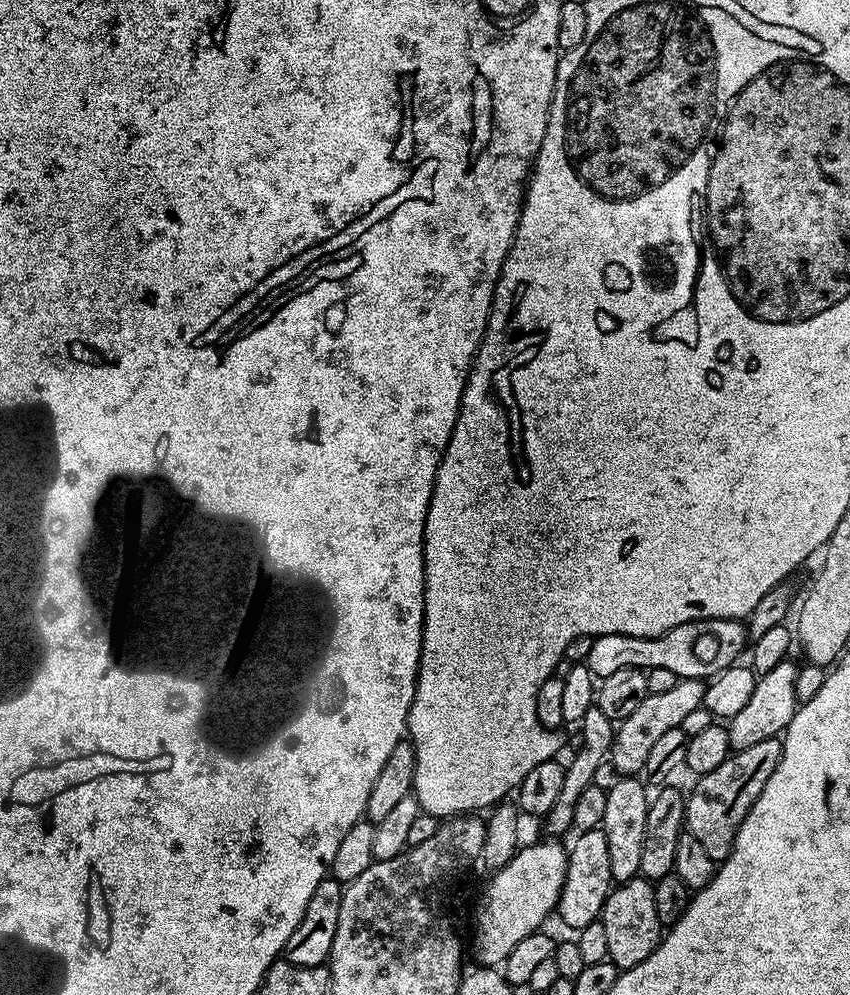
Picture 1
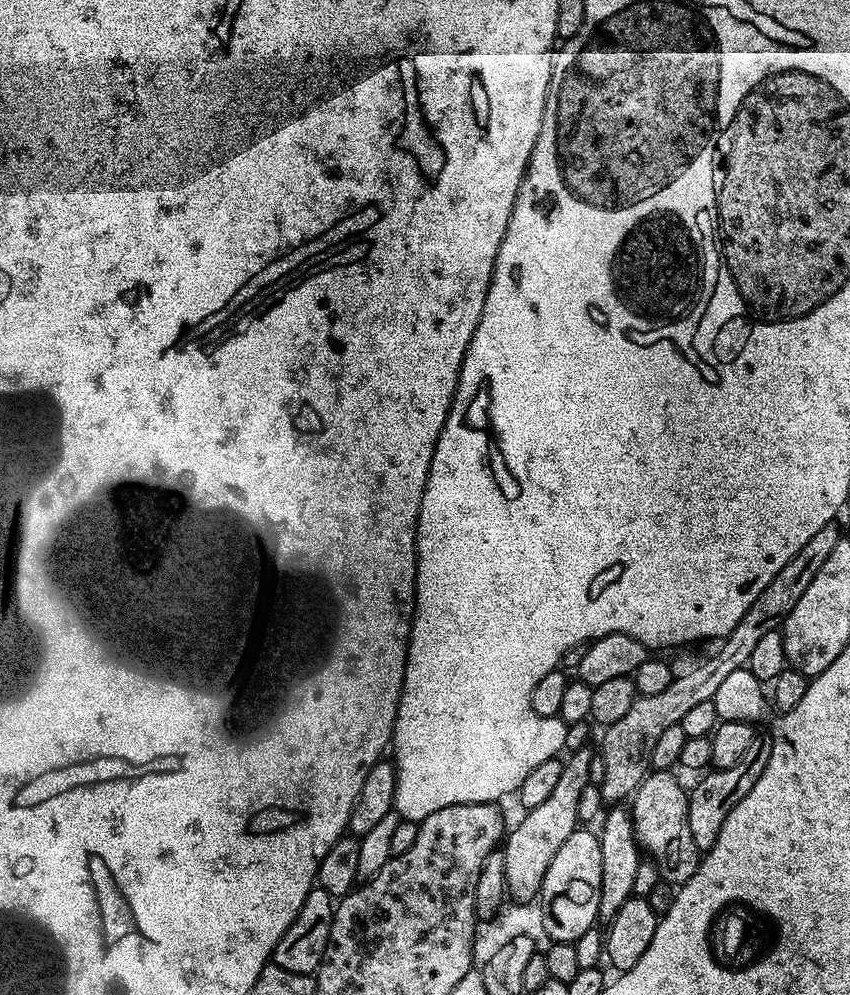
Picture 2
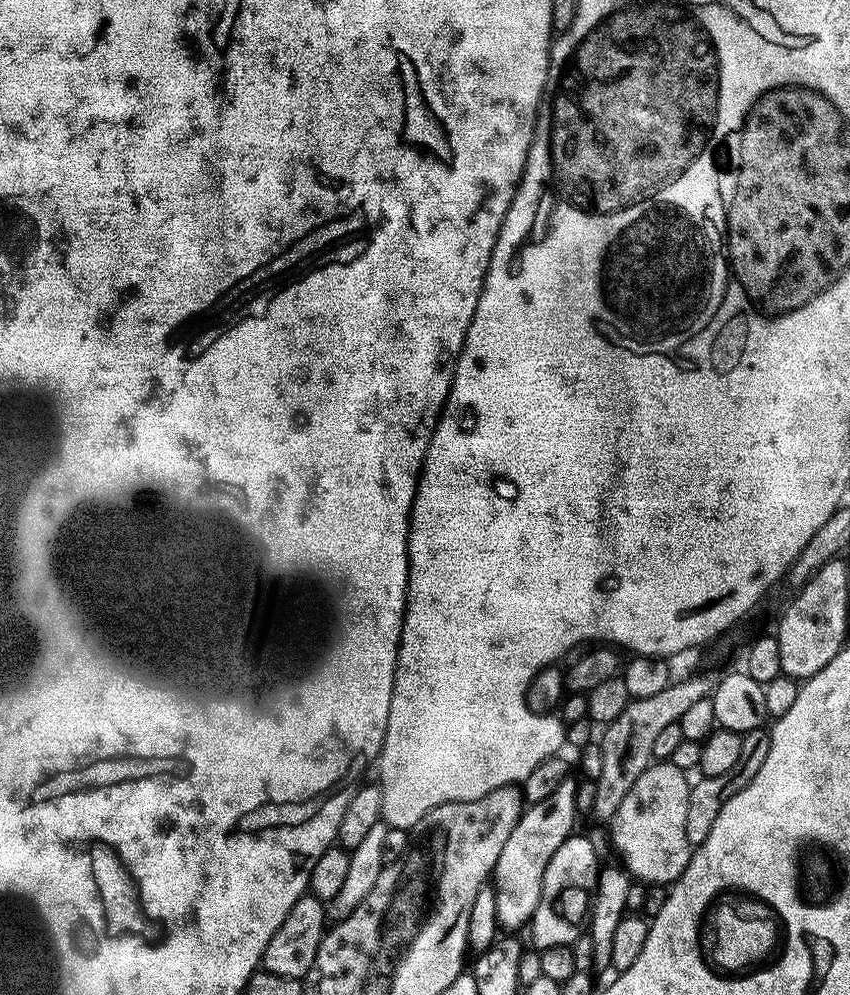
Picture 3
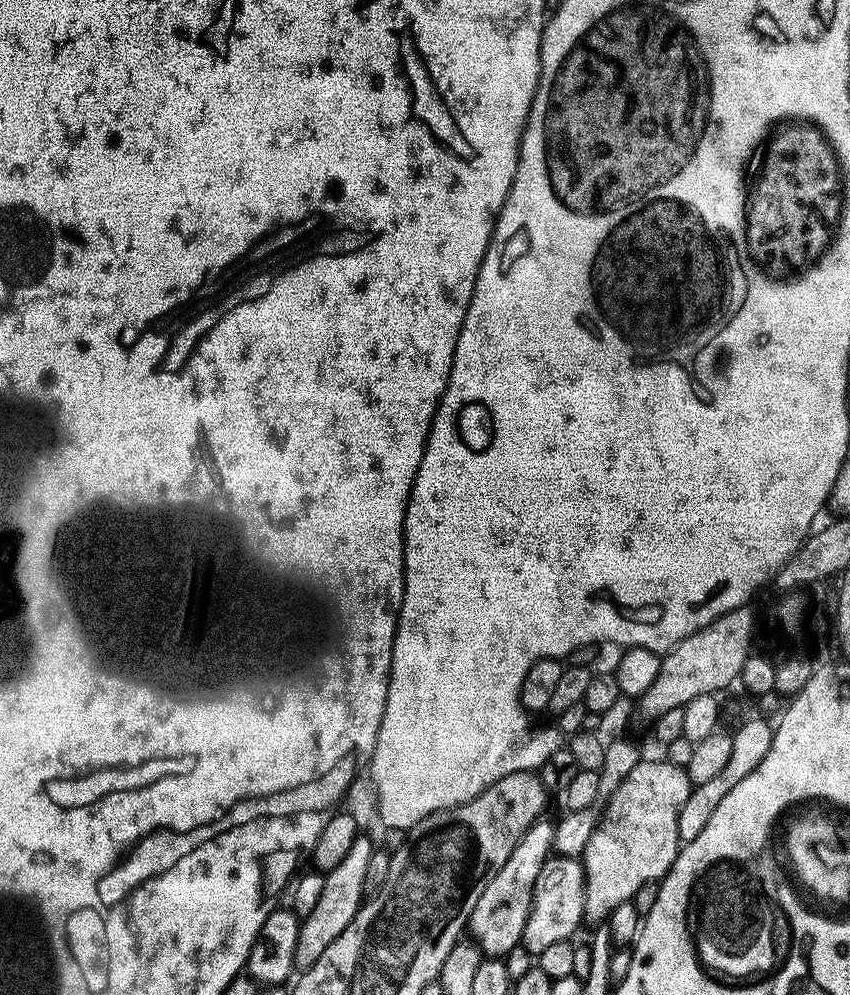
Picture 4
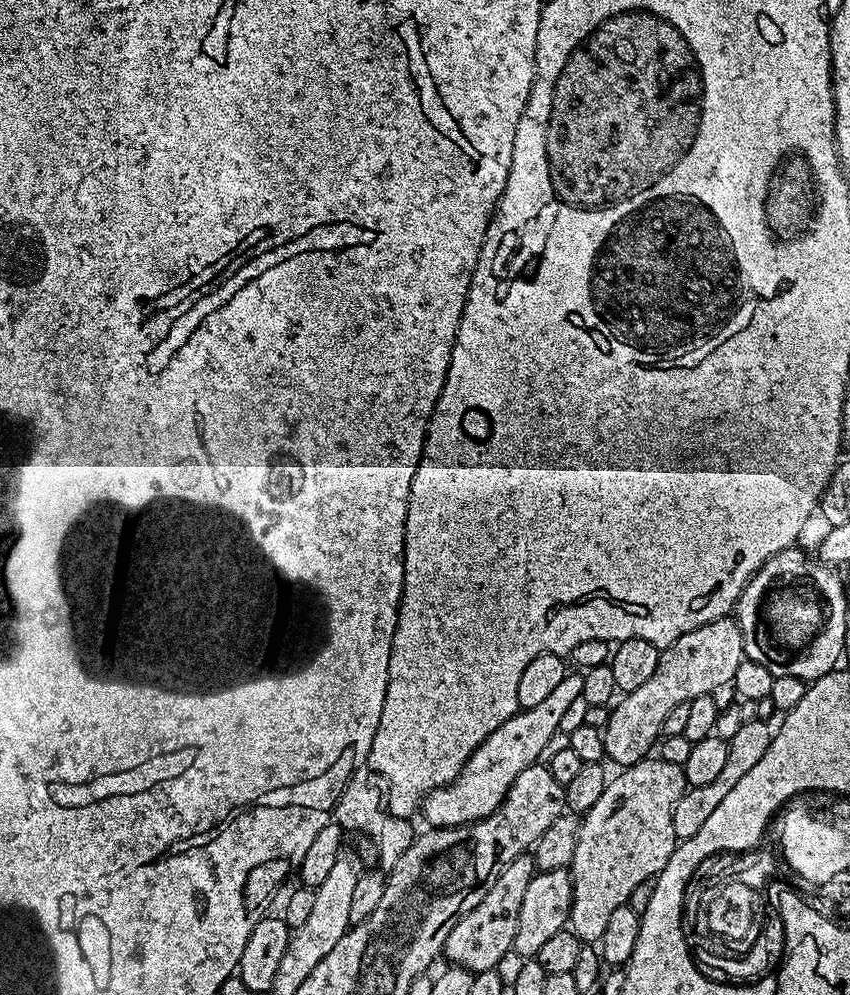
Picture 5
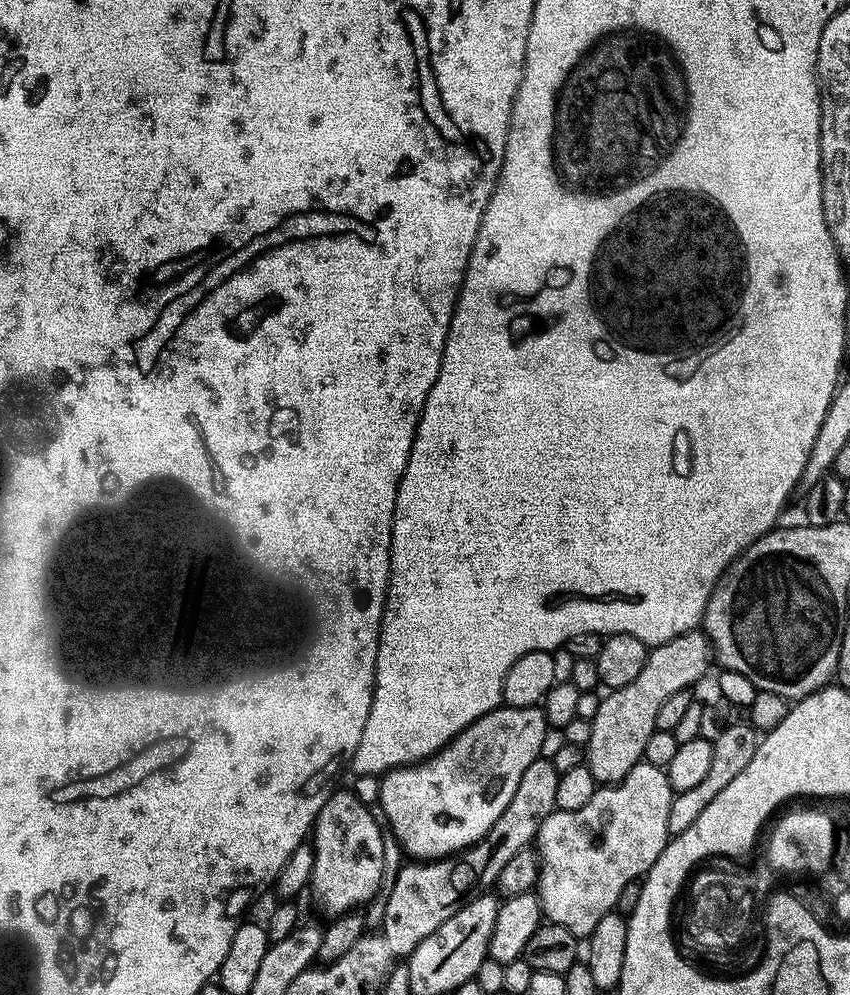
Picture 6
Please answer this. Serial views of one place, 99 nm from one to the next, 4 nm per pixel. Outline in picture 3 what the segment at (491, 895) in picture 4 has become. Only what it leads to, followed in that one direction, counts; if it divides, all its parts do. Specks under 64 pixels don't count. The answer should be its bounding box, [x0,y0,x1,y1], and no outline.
[494,778,578,929]

